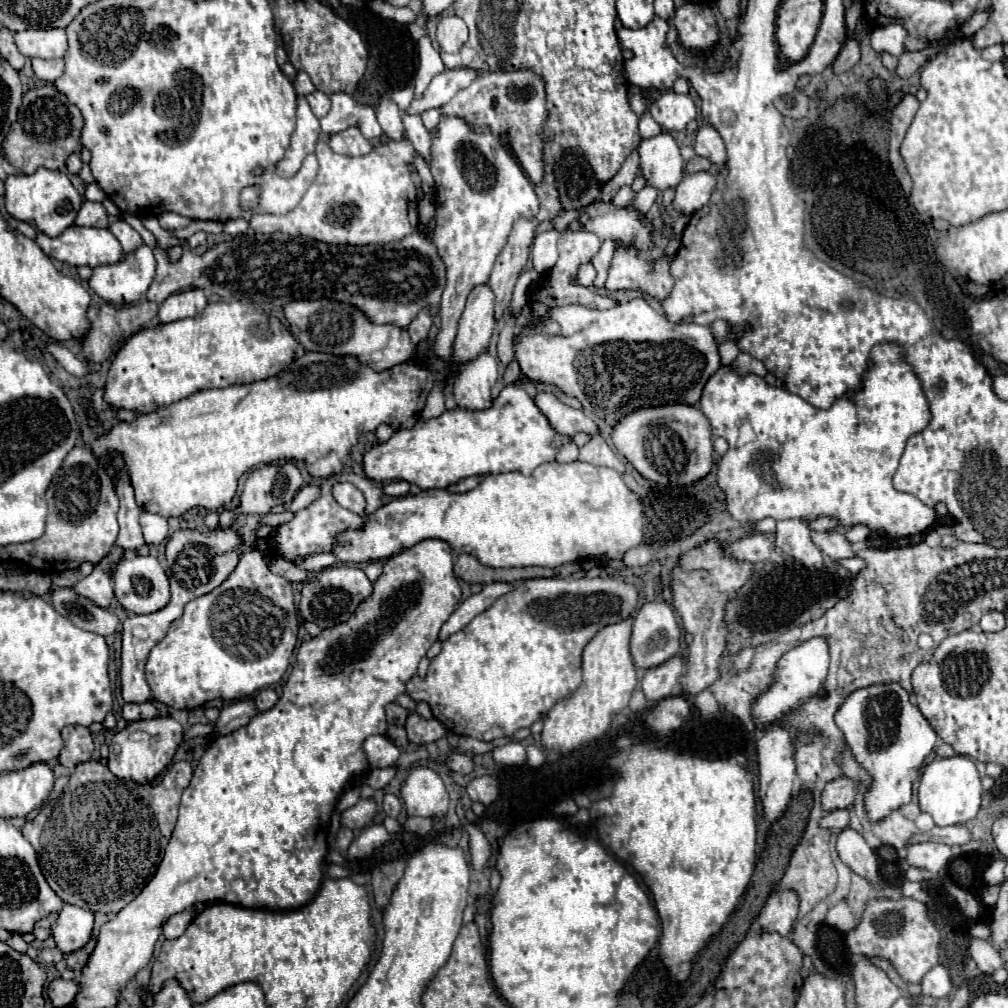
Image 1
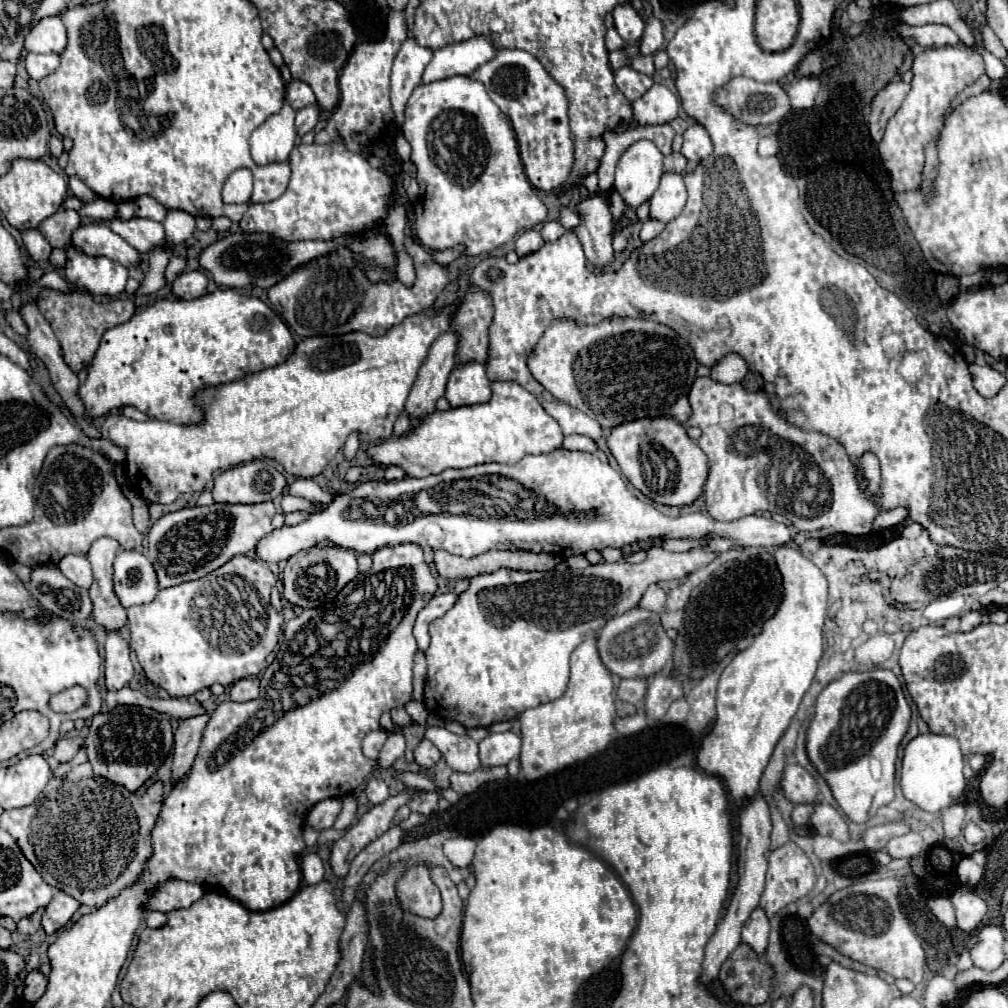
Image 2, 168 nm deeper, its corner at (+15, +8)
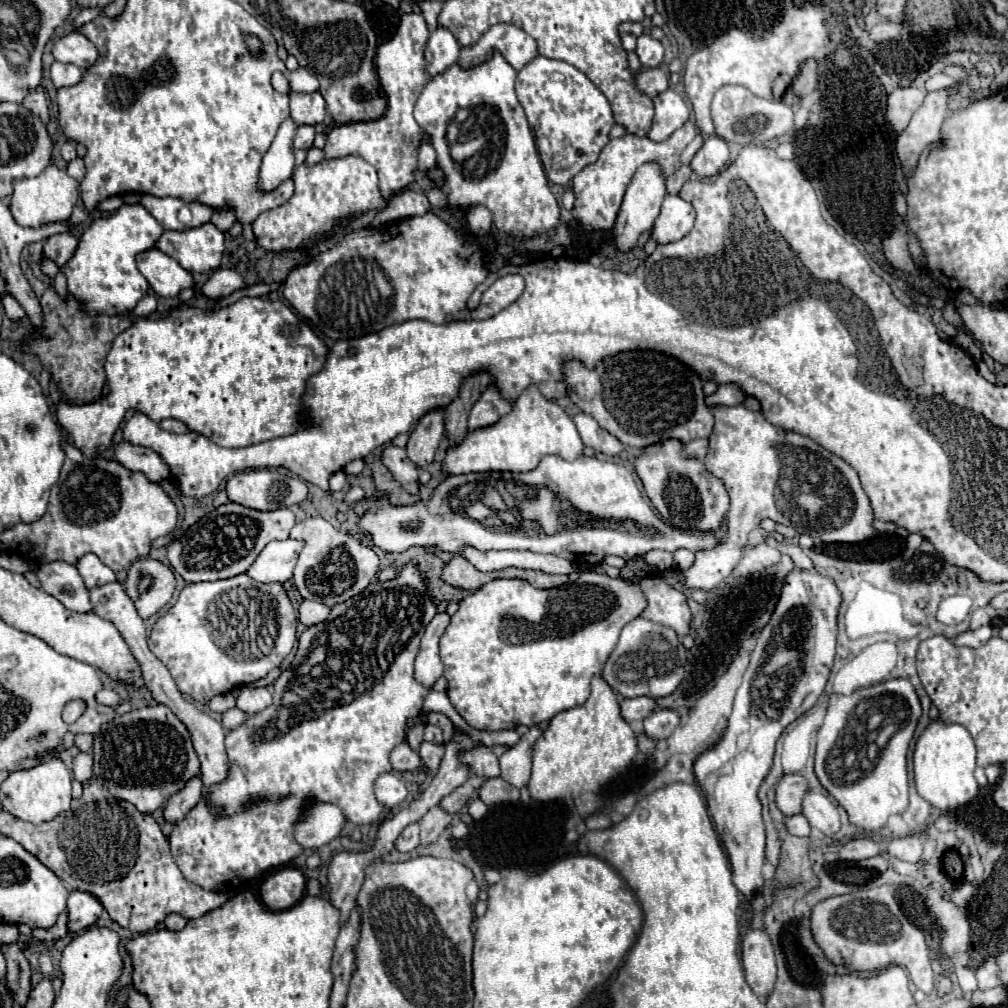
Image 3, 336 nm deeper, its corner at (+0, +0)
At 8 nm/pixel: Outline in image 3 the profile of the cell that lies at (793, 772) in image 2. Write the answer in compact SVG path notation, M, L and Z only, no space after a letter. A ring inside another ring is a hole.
M786 774L776 784L776 806L784 816L794 816L802 808L802 796L808 790L808 784L798 774Z

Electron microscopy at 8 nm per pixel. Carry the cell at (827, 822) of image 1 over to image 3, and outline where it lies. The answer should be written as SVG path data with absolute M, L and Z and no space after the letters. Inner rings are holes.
M796 814L796 816L788 816L784 820L788 832L792 832L794 836L810 836L810 826L808 826L808 820L802 816L802 814Z

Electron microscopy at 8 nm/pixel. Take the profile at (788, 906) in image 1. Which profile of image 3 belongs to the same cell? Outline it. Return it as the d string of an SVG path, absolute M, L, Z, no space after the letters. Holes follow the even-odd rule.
M750 930L744 934L742 966L752 992L760 998L766 998L776 982L776 958L770 938L764 930Z

